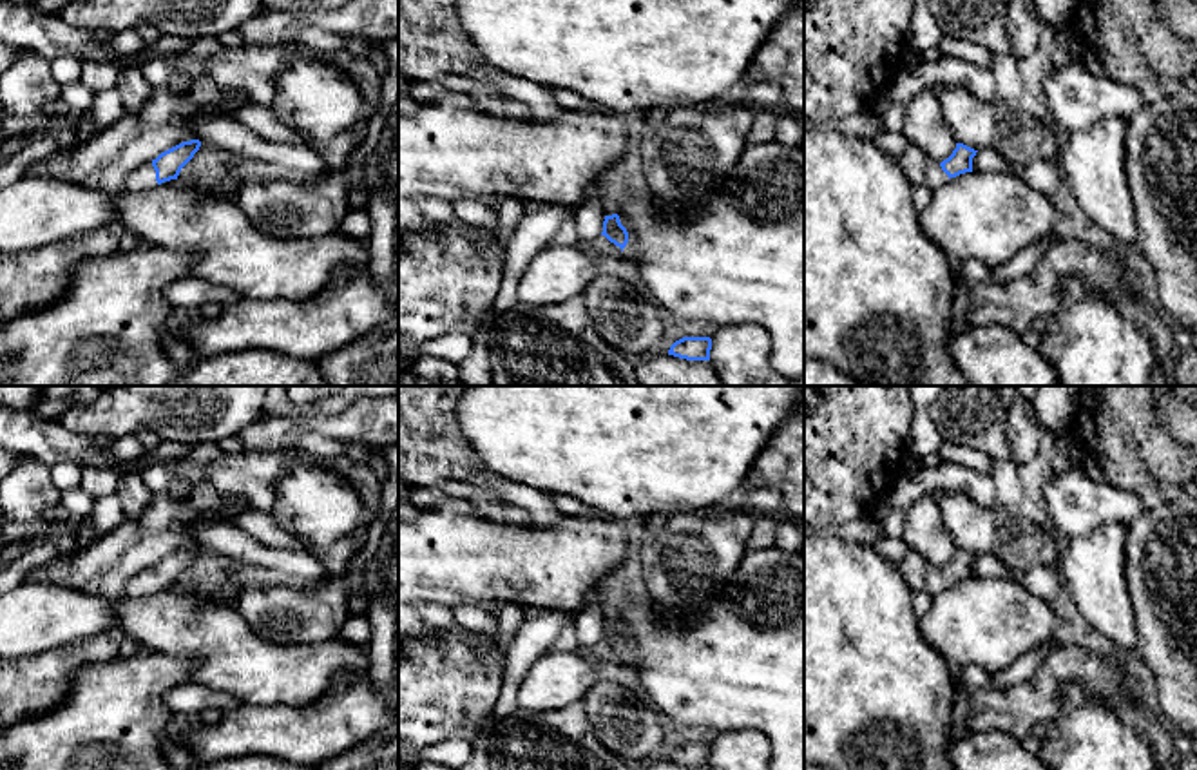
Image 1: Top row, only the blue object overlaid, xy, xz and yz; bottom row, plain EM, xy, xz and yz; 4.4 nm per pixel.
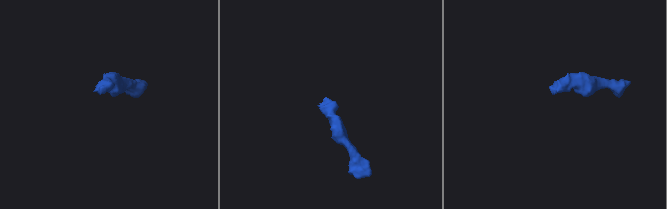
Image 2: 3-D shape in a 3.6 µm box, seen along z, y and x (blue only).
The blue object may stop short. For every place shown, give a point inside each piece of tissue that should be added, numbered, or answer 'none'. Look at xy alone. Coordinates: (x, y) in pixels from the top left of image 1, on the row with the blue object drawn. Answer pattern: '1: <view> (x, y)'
1: xy (143, 178)

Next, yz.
1: yz (919, 167)

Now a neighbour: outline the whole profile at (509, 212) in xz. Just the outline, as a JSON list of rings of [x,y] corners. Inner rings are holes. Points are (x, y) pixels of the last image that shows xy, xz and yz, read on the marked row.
[[[507,197],[491,207],[496,214],[498,243],[507,243],[520,221],[531,212],[529,205],[520,197]]]

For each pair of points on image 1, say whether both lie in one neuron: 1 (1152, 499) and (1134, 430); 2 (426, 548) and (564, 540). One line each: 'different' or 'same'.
1: same
2: same

